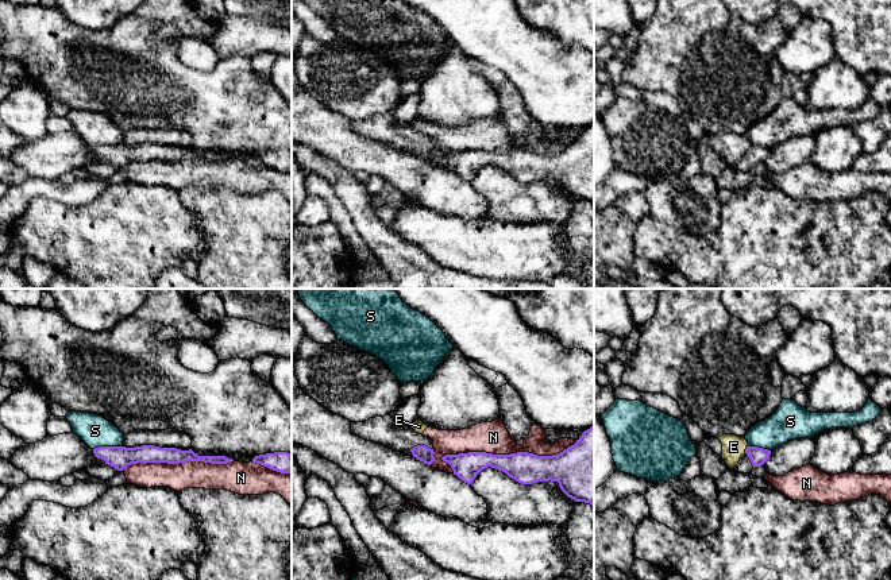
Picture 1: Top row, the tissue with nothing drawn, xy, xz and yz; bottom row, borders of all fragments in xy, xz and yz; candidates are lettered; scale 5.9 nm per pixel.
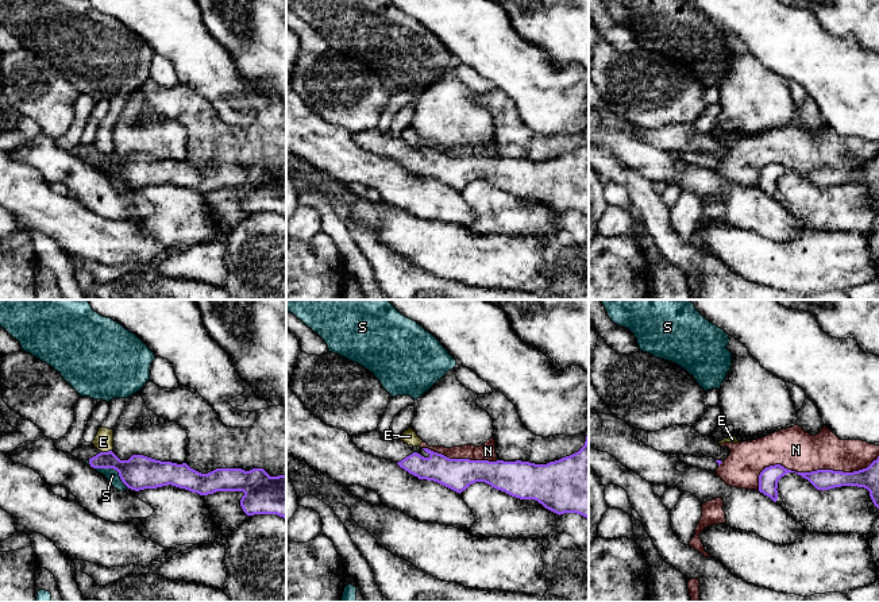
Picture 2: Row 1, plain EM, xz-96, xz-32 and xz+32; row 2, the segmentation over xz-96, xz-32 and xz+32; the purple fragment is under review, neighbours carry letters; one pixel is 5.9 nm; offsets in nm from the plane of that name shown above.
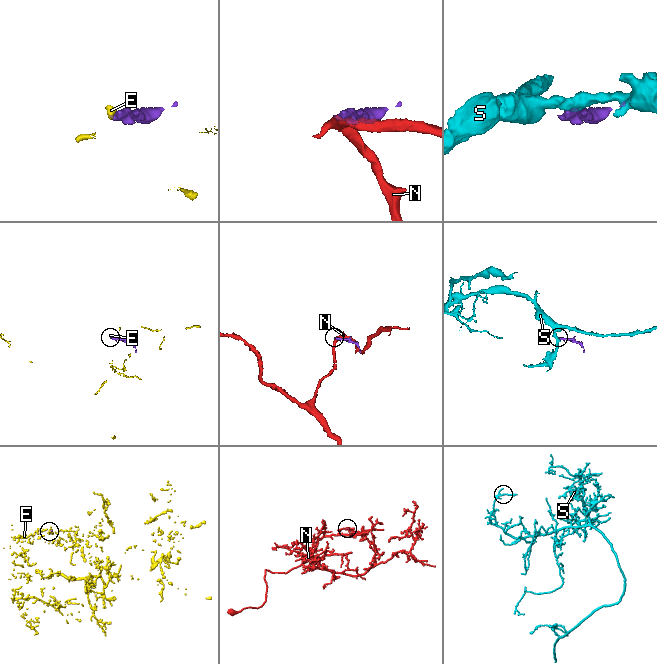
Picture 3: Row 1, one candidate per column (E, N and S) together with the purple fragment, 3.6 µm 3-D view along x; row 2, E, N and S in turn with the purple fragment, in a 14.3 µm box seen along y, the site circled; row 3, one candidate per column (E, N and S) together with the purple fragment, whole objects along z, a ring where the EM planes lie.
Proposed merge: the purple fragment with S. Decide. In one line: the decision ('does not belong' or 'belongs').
does not belong

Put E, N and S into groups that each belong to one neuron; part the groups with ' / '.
E N / S

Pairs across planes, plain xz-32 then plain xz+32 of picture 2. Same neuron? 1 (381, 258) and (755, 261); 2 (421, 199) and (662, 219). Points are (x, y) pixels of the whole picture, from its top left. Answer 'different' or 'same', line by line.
1: different
2: different

